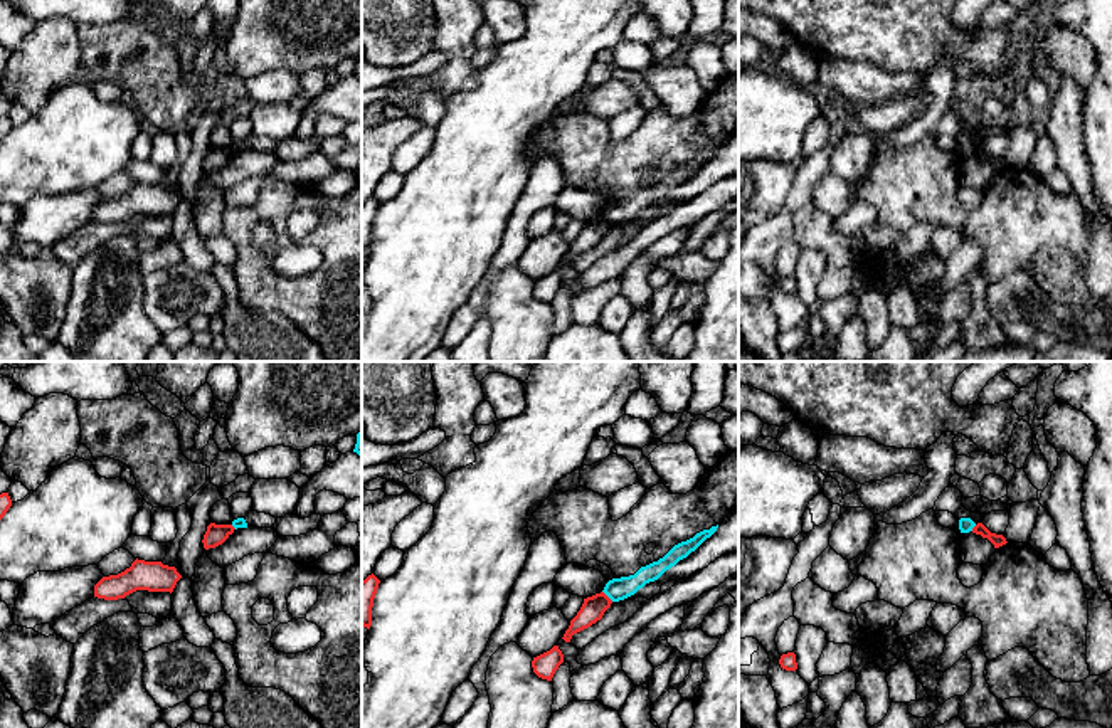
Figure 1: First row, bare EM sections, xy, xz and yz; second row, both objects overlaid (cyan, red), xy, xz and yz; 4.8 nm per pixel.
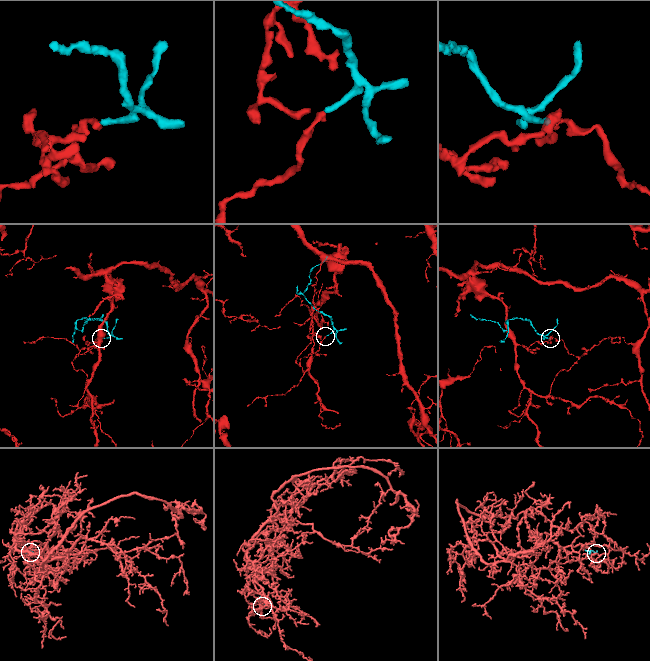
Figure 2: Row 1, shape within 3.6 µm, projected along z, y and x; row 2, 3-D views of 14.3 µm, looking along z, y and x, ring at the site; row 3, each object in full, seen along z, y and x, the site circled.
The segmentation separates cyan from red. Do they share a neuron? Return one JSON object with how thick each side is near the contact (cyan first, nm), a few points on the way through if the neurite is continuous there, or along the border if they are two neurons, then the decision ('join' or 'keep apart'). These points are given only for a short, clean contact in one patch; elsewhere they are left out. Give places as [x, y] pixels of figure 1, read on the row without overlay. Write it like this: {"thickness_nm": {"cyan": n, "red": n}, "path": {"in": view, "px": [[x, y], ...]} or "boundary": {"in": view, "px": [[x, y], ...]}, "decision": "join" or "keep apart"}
{"thickness_nm": {"cyan": 110, "red": 120}, "boundary": {"in": "xz", "px": [[603, 214], [613, 224]]}, "decision": "keep apart"}

